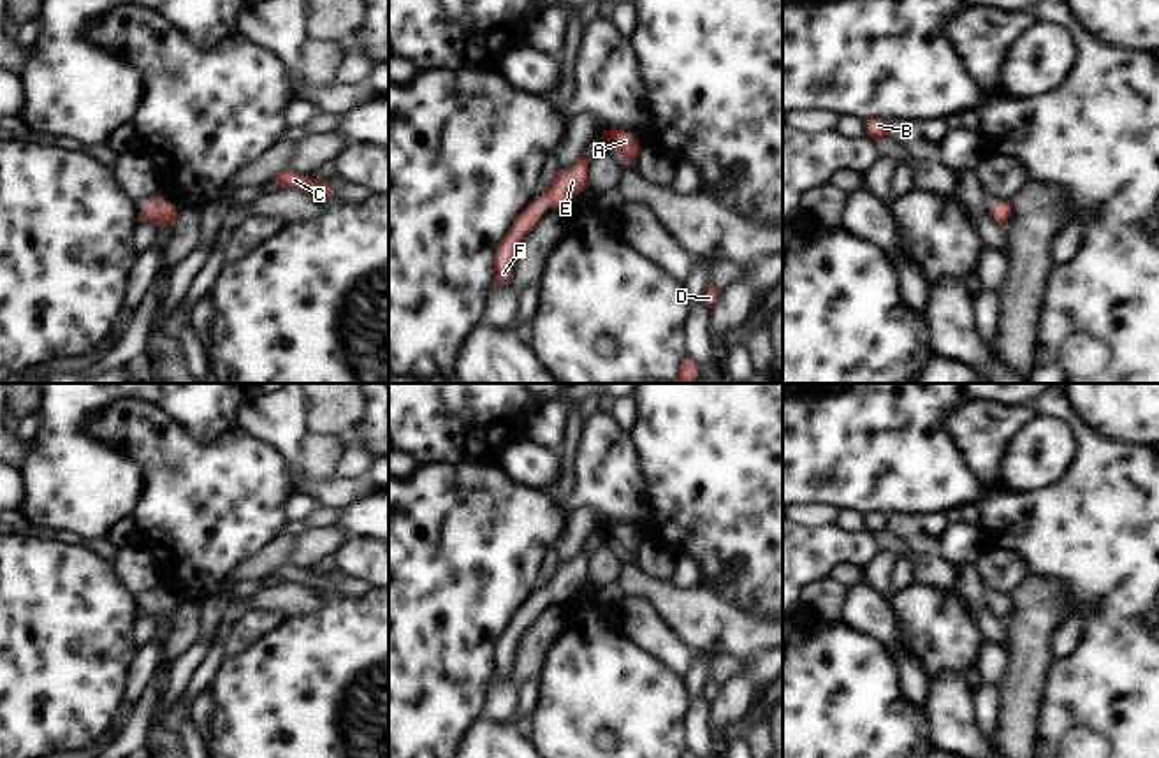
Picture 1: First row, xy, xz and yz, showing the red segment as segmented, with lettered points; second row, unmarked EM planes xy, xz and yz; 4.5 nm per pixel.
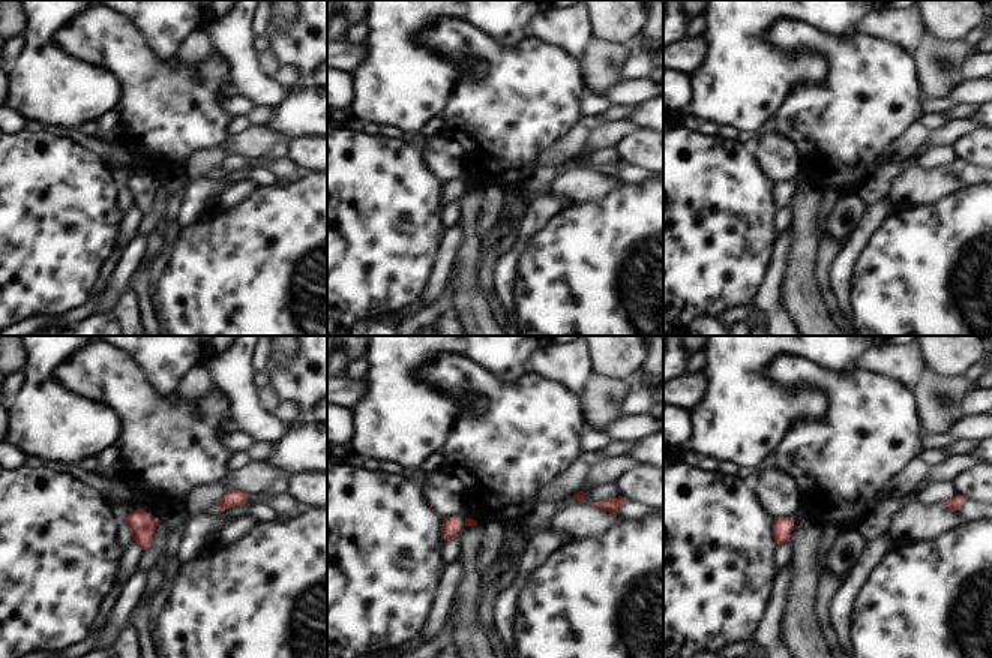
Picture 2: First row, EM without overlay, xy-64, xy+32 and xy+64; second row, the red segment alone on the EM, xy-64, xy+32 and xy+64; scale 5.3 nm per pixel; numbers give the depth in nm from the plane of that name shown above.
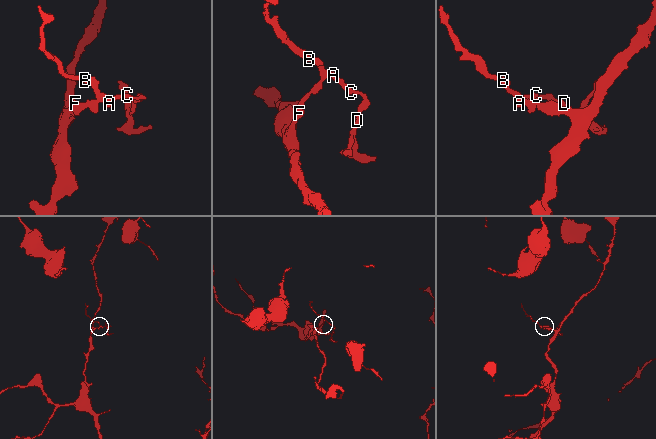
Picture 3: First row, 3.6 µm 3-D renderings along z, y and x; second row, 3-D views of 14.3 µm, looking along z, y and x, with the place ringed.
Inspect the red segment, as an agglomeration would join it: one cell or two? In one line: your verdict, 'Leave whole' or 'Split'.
Leave whole.

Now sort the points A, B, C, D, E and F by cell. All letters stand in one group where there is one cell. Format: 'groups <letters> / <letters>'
groups A B C D E F

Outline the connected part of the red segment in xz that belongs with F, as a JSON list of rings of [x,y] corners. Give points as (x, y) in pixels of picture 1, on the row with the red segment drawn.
[[[586,149],[568,169],[556,171],[552,181],[543,188],[540,199],[528,204],[514,220],[499,244],[492,262],[494,280],[510,285],[512,266],[517,246],[524,236],[536,225],[545,208],[563,211],[566,202],[587,188]]]

